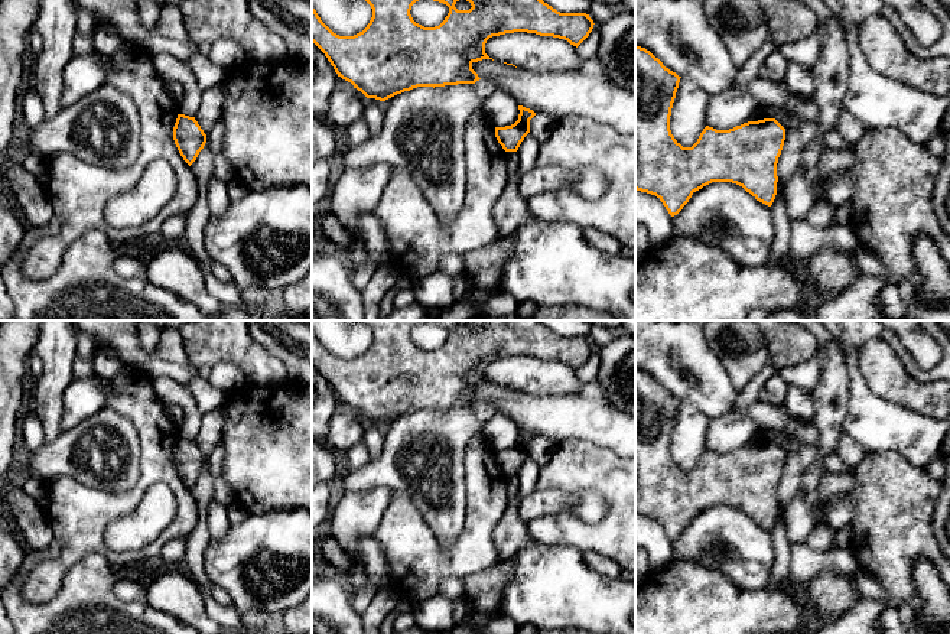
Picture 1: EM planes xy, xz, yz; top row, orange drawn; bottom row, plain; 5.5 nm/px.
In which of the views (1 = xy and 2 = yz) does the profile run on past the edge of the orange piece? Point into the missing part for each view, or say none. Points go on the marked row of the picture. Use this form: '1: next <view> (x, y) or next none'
1: next none
2: next none

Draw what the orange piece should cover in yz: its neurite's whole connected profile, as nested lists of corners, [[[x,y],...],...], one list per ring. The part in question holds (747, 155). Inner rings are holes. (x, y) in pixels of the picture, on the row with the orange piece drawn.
[[[635,45],[635,189],[655,195],[671,217],[677,215],[692,195],[712,182],[732,182],[757,201],[771,207],[777,195],[777,163],[785,129],[775,118],[748,121],[729,130],[706,126],[692,147],[683,147],[671,134],[670,116],[680,78],[645,48]]]

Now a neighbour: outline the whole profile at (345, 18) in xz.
[[[312,0],[321,20],[339,36],[354,36],[362,32],[372,17],[372,9],[365,0]]]

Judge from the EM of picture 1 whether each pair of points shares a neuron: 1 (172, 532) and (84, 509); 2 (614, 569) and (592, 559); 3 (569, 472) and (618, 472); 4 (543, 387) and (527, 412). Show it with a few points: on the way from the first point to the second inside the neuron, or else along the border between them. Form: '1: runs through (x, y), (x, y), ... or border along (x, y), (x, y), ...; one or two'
1: runs through (145, 553), (139, 556), (111, 556), (90, 536); one
2: runs through (608, 568), (598, 563); one
3: runs through (581, 472), (607, 472); one
4: border along (517, 390), (540, 397), (569, 394); two

